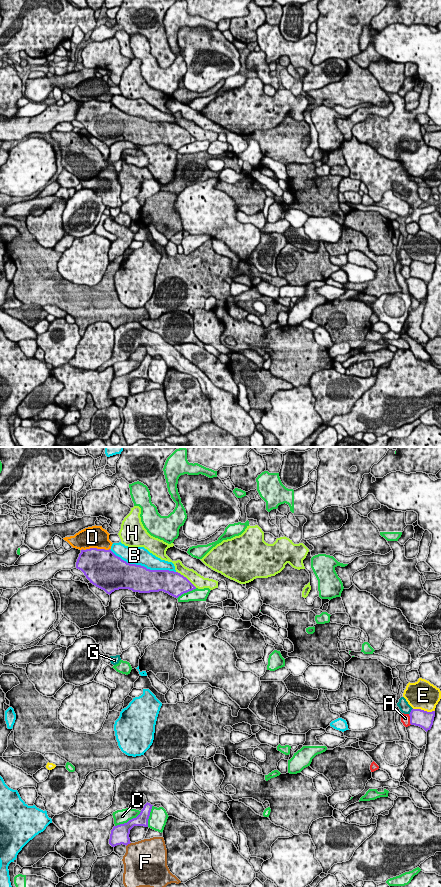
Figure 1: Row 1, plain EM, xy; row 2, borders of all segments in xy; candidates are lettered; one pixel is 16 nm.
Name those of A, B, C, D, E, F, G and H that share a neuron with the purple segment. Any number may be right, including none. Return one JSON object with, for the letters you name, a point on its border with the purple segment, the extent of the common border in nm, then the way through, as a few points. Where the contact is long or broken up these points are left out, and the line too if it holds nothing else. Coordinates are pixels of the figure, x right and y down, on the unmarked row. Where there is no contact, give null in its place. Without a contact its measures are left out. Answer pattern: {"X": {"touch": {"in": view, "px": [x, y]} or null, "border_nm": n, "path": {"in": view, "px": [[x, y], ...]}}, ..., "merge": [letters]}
{"merge": []}

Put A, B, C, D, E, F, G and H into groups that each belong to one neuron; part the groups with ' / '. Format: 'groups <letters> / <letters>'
groups A / B / C / D / E / F / G / H

